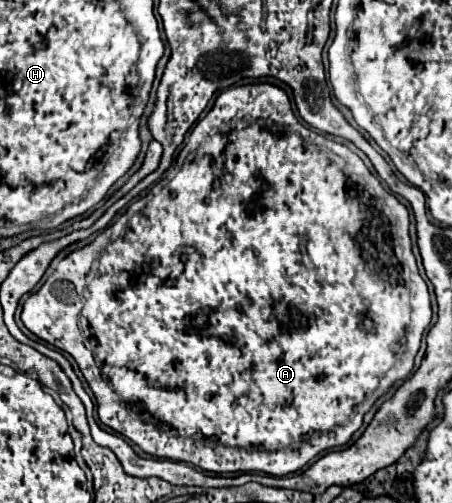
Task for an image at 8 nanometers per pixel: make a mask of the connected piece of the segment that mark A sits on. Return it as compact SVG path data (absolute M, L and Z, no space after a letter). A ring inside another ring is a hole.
M246 84L246 86L234 86L234 88L228 88L224 90L216 102L214 102L214 108L194 126L192 134L190 134L190 140L188 144L184 146L184 150L180 152L180 158L178 162L184 162L174 176L168 176L168 184L166 180L156 184L144 198L136 200L130 204L130 208L126 210L126 214L122 214L118 218L118 222L114 222L110 228L106 228L104 232L98 234L98 238L80 248L80 250L74 250L72 254L68 254L56 268L54 274L48 276L48 280L44 282L44 286L32 294L26 302L24 302L24 310L22 310L22 322L24 326L36 334L40 340L56 346L58 350L64 350L68 352L82 376L86 378L90 390L94 392L94 398L98 402L98 416L100 416L100 422L110 426L112 430L116 430L118 434L122 434L124 438L132 440L134 444L138 444L144 452L152 454L152 456L158 456L158 458L168 458L168 460L180 460L180 462L186 462L190 466L196 466L200 470L206 470L206 472L216 472L216 474L232 474L232 472L262 472L262 474L272 474L272 476L286 476L290 472L296 472L300 468L304 468L312 458L316 458L318 454L330 450L330 448L336 448L336 446L342 446L346 444L352 434L362 426L362 416L372 408L372 404L398 380L404 380L410 376L410 370L412 370L412 364L414 364L414 356L420 348L420 338L422 338L422 332L424 328L430 324L430 318L432 318L432 310L430 310L430 296L428 296L427 285L424 284L424 280L420 278L418 274L418 268L416 268L416 260L412 256L412 248L410 248L410 234L408 234L408 226L410 226L410 216L408 216L408 210L370 174L370 170L364 166L364 162L352 152L348 150L344 144L338 144L334 140L328 140L320 134L316 134L312 128L306 128L298 122L298 118L294 116L292 112L292 106L290 106L290 100L286 96L286 92L278 86L272 86L272 84ZM106 248L106 254L108 254L108 262L100 262L102 258L102 252Z

